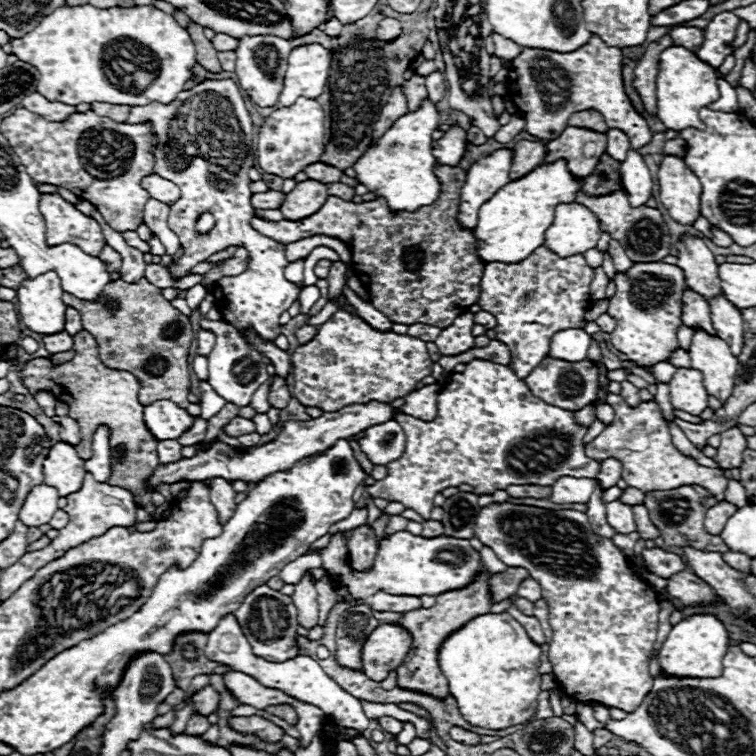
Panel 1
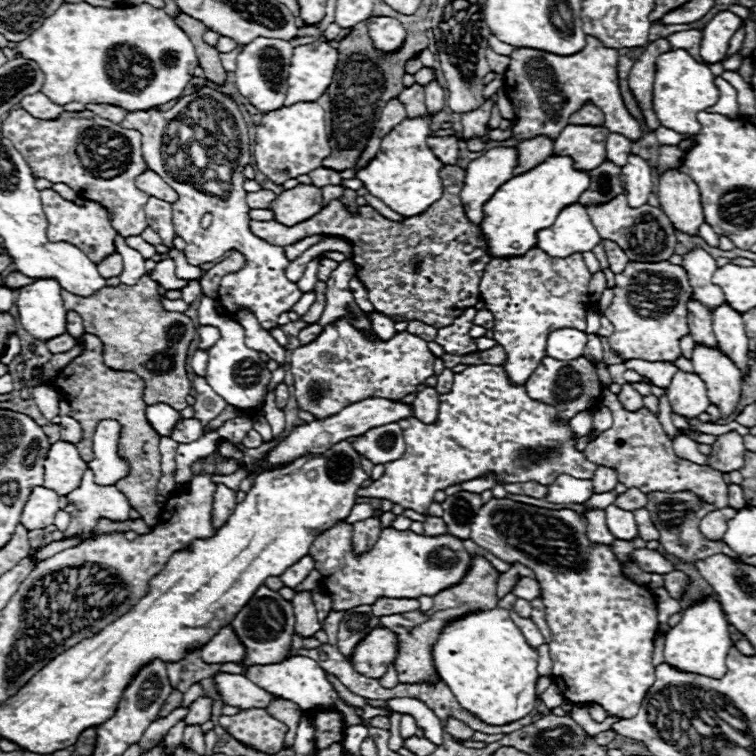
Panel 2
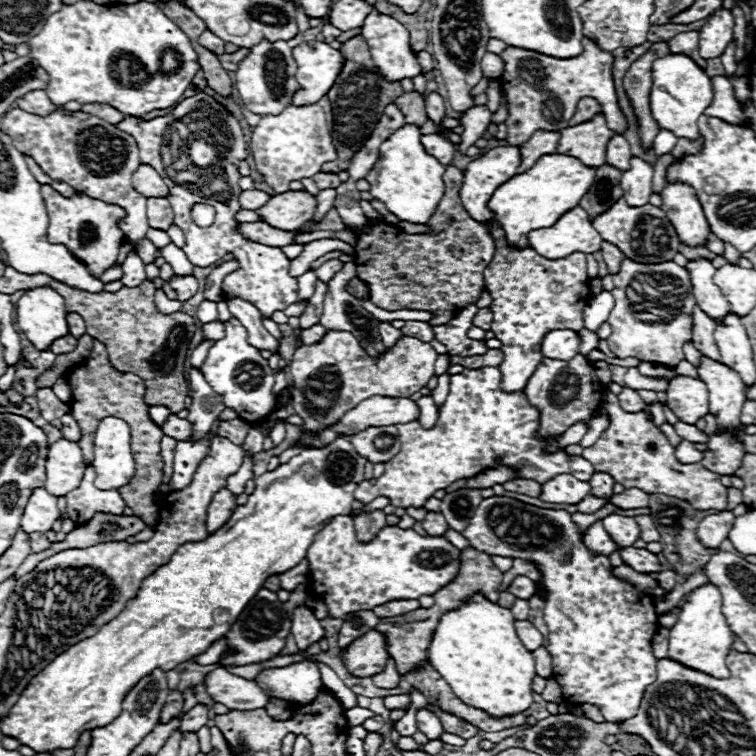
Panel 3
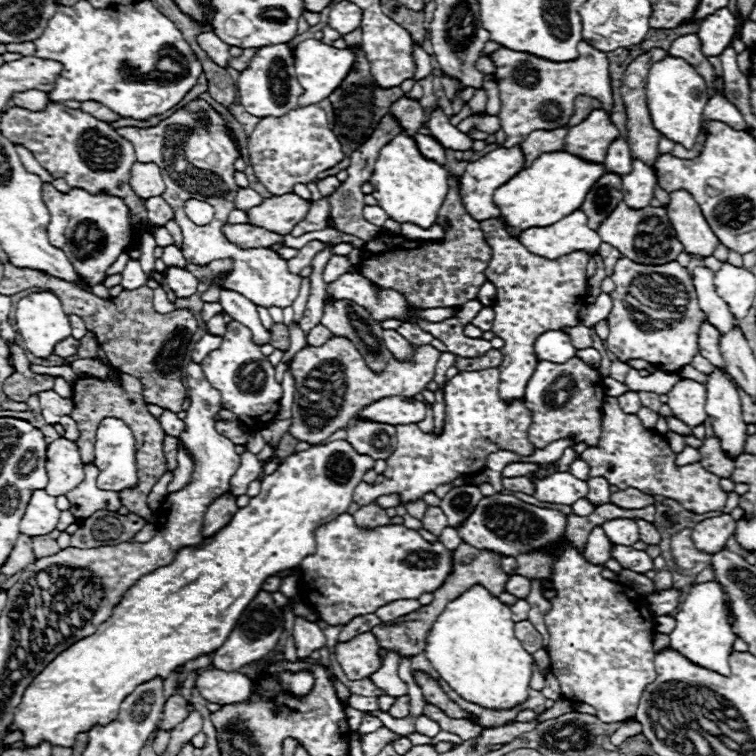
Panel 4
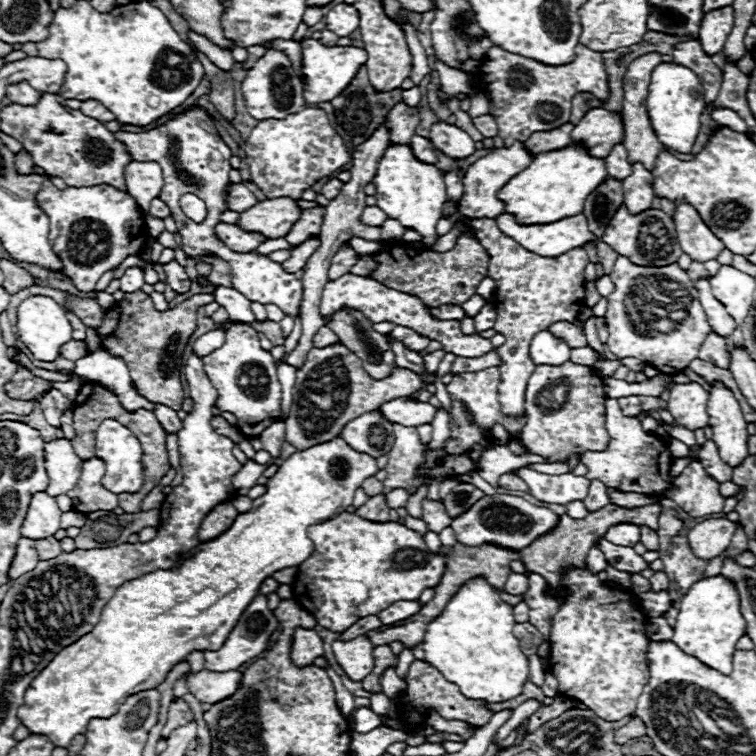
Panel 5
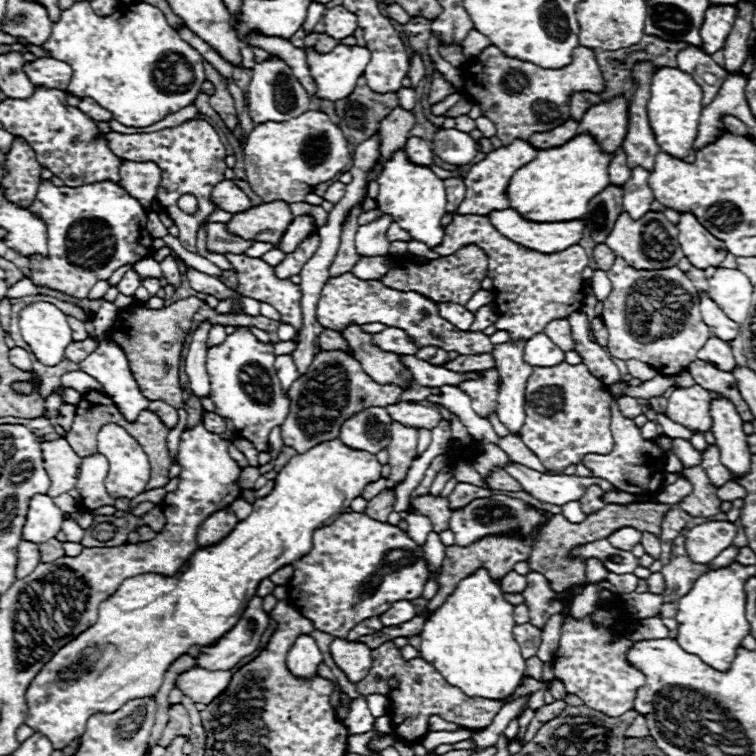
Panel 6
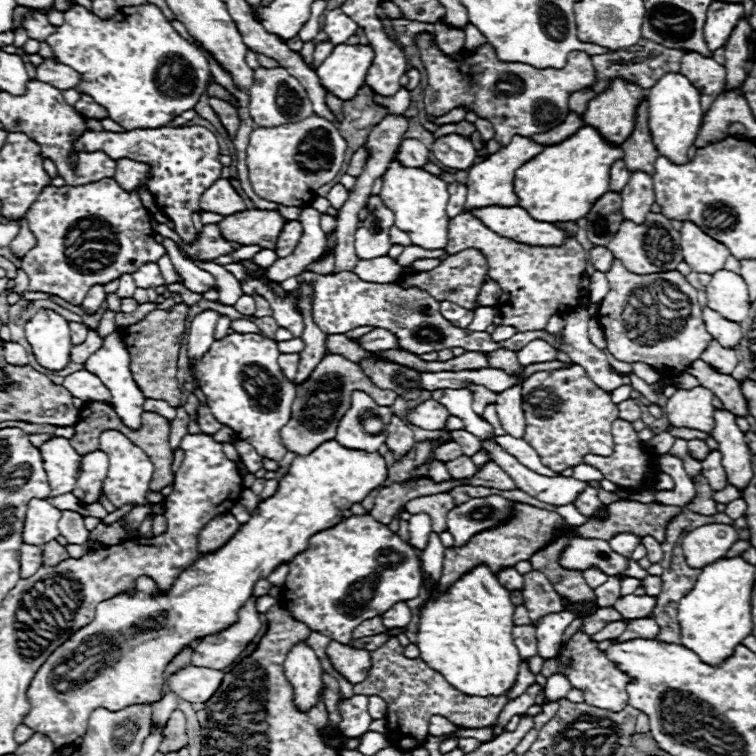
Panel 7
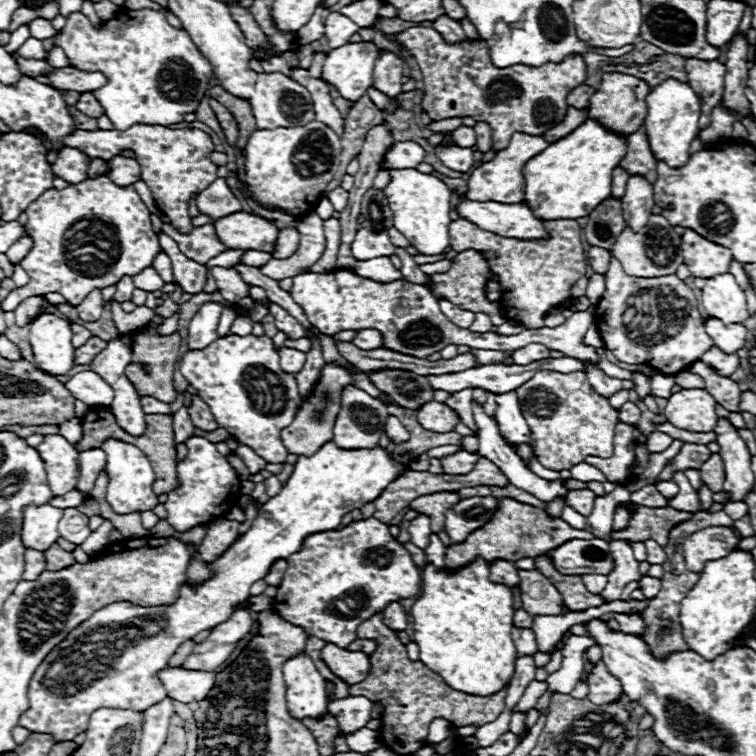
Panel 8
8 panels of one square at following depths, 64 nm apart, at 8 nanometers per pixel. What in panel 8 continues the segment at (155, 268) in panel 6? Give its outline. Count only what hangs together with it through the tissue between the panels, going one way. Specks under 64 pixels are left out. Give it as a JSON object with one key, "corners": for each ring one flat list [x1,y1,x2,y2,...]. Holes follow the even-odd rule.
{"corners":[[152,266,144,268,140,274,136,274,136,276,132,276,132,278,134,278,136,288,146,290,146,292,154,292,154,290,160,290,160,288,164,286,164,282,162,282,160,274,158,274]]}

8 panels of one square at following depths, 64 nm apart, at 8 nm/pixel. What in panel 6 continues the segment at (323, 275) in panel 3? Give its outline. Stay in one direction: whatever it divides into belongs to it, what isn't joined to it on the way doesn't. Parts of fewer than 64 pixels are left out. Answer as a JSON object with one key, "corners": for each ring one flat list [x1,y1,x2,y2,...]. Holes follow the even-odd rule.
{"corners":[[354,208,352,214,348,216,348,220,344,222,344,232,342,232,342,242,340,242,340,248,338,248,338,254,330,266,330,278,336,278,340,274,346,274,354,268,354,264,360,260,358,258,358,252,354,250,354,234,358,230,358,214,362,210,360,208]]}

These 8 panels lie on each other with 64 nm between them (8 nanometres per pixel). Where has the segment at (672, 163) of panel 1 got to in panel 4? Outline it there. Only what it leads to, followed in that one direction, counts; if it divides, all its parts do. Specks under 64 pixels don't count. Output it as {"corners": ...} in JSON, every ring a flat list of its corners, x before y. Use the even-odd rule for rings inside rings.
{"corners":[[686,190,670,192,670,202,668,202,666,210,670,214,670,222,678,234,678,240,682,242,684,250,690,254,712,256,712,250,718,244,718,238,710,230,706,218,702,216,702,210,696,206,692,194]]}

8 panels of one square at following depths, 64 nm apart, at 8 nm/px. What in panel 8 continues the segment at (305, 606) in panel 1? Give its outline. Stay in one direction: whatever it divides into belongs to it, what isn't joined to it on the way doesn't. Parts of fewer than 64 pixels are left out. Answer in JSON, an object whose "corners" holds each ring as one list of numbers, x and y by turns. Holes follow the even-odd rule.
{"corners":[[304,652,294,656,294,658,288,658,284,662,284,680,286,680,286,702,288,702,288,710,294,718,306,718,306,716,312,716,312,718,318,718,326,712,326,682,324,678,320,676,320,672,316,670,312,658,308,658]]}

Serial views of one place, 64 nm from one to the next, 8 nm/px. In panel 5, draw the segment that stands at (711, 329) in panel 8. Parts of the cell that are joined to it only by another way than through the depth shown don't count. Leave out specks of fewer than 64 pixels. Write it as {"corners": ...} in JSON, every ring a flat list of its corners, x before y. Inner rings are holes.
{"corners":[[700,278,694,284,696,284,696,290,698,290,702,310,708,316,708,322,710,322,712,330,722,334,722,336,730,336,736,330,738,324,734,322,734,318,730,318,730,314,726,312,726,306,722,306,722,302,718,302,714,298,708,278]]}

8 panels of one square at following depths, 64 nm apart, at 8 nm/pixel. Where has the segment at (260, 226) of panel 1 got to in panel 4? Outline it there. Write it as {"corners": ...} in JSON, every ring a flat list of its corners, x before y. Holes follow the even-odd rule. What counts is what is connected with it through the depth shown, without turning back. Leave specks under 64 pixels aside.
{"corners":[[448,174,448,194,442,202,442,208,438,212,438,222,446,232,442,240,410,240,404,238,402,234,378,234,378,238,366,242,366,250,362,250,362,258,360,258,360,274,364,278,368,278,370,282,374,282,374,286,378,288,390,288,390,290,398,290,414,308,460,308,466,302,470,302,470,298,478,296,480,286,486,282,484,270,488,268,488,262,492,258,490,246,478,226,478,222,466,214,462,200,460,200,460,182,456,174],[228,224,224,234,242,248,260,248,260,246,274,246,284,244,282,234,274,234,270,230,262,230,260,226,250,224]]}

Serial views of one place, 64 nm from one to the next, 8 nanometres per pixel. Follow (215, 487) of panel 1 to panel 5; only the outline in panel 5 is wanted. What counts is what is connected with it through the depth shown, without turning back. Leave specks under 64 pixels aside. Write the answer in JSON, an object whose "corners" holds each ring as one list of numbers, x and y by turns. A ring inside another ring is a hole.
{"corners":[[222,502,222,504,214,506,214,510,210,510,210,514,206,514,206,518,204,518,204,522,202,522,200,530,198,530,200,542,212,540,218,534,222,534,224,530,228,530,236,516,238,516,238,512,232,506,232,502]]}

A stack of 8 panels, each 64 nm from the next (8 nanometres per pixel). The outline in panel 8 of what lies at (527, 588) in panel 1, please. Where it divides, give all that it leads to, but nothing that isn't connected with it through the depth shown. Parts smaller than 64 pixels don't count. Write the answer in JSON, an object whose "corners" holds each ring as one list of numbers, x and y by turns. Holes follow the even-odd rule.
{"corners":[[494,562,490,564,490,578,494,582,506,582,506,586,518,586,518,570,512,562]]}

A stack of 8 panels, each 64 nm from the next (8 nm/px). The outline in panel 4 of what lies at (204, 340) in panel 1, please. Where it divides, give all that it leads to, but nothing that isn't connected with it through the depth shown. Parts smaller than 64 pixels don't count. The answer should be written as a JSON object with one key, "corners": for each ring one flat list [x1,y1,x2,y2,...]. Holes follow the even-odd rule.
{"corners":[[216,314,214,318,210,318,208,324,206,324,206,328,208,328,208,332,212,332,212,334,224,336,224,332,226,332,226,322,224,322,222,314]]}

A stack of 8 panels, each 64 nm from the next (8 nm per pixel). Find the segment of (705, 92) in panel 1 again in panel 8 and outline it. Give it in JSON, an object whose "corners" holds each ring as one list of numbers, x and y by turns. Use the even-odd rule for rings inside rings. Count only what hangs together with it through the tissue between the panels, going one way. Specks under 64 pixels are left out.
{"corners":[[670,78,658,84,656,88,652,88,648,94,648,114,644,124,656,158,664,160,668,166,674,166,674,168,684,166,690,158,688,148,700,132,698,118,700,118,700,98,686,82]]}

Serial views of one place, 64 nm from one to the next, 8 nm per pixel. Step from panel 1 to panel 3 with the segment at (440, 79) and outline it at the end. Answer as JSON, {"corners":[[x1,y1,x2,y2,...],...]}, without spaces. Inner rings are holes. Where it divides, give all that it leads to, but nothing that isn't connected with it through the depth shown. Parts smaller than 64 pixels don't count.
{"corners":[[432,92,426,98,426,112,436,122,436,126,440,126,440,120,444,118,444,98,438,92]]}

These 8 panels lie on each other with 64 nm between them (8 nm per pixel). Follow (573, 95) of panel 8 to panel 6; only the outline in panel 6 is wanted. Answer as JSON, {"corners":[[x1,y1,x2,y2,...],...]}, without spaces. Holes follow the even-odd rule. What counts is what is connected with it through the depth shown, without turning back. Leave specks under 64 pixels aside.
{"corners":[[576,92,570,98,570,118,574,118,578,122,586,114,586,110,598,102,600,102,600,96,594,92]]}

